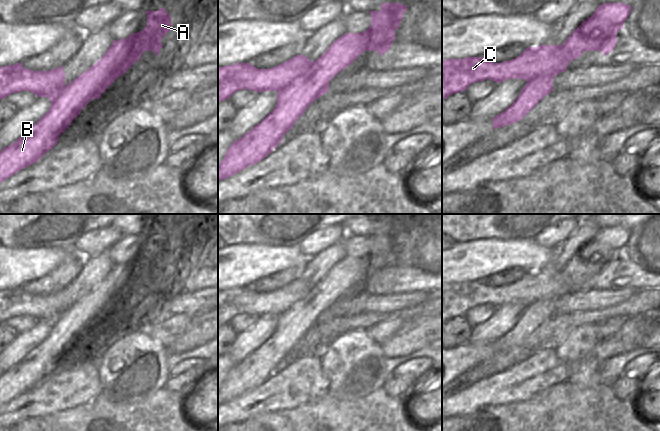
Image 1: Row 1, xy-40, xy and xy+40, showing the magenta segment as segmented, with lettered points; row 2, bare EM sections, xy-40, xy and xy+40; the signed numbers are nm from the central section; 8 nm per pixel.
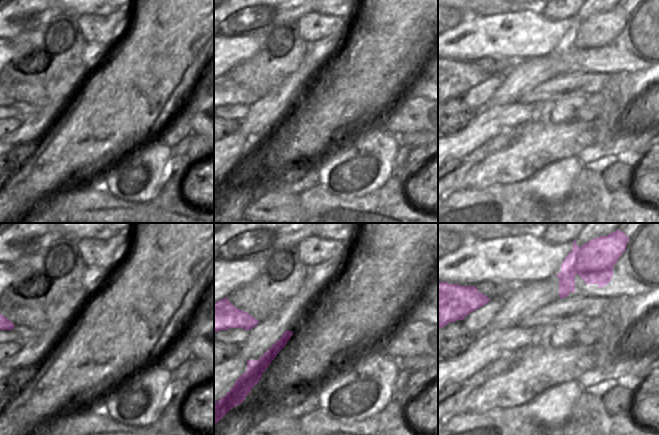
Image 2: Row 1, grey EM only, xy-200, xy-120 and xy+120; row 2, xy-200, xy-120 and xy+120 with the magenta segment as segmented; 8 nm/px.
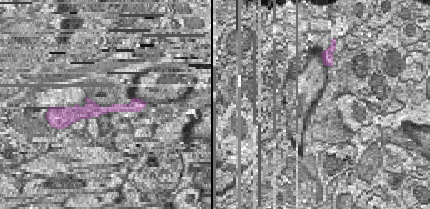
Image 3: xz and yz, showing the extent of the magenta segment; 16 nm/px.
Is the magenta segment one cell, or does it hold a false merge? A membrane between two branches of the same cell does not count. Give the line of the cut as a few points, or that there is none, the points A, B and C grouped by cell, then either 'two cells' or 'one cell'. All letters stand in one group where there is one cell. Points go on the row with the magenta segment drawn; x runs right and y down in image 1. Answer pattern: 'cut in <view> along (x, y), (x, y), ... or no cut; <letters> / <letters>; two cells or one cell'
cut in xy along (314, 62), (303, 74), (277, 91); A B / C; two cells

